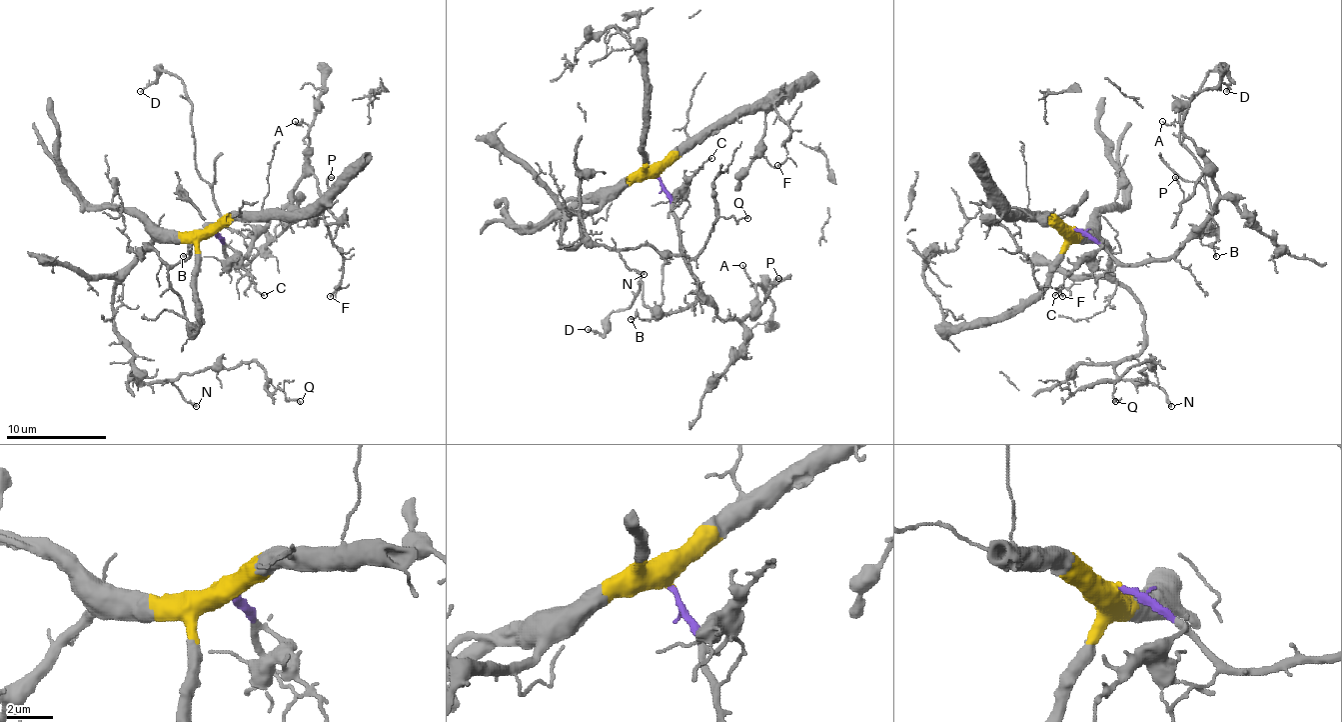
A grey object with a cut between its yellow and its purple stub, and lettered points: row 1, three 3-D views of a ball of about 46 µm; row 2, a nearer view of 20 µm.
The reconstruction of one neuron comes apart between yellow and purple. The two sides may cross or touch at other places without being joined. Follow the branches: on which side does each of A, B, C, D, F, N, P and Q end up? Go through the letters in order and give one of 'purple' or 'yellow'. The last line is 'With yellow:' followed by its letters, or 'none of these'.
A: purple
B: purple
C: purple
D: purple
F: yellow
N: yellow
P: purple
Q: yellow
With yellow: F, N, Q

